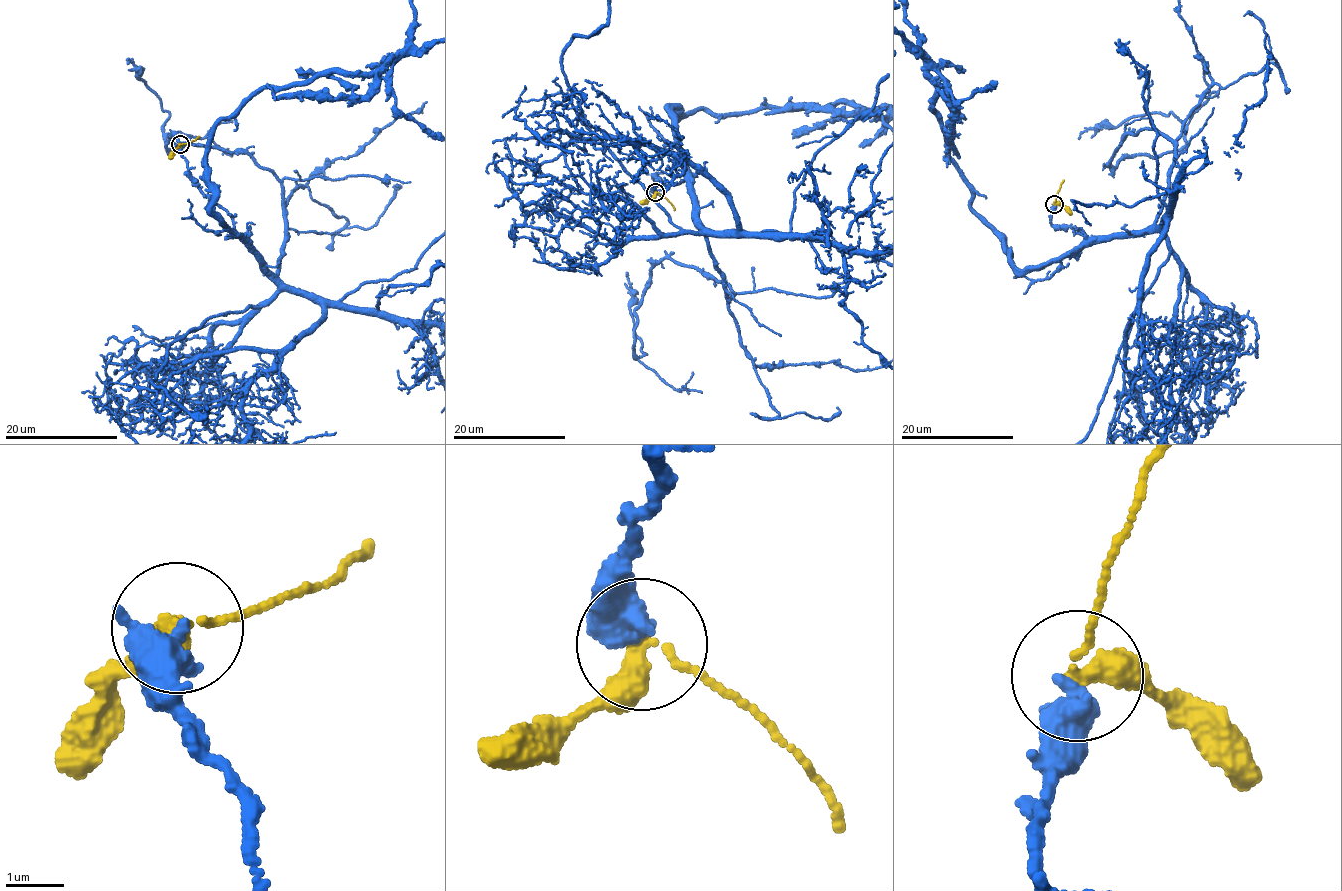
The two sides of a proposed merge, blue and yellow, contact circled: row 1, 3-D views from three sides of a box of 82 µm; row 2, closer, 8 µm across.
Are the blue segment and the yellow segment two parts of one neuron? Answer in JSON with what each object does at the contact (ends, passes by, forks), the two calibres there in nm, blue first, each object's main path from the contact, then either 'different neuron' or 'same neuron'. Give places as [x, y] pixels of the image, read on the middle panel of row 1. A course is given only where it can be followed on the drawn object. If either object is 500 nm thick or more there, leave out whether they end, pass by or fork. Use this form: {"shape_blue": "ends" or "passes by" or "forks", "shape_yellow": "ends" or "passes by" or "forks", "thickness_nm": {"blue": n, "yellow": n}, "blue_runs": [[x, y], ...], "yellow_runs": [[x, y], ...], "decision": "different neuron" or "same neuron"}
{"thickness_nm": {"blue": 650, "yellow": 340}, "blue_runs": [[655, 192], [655, 174], [686, 180], [702, 231], [587, 125], [561, 57]], "yellow_runs": [[655, 192], [664, 196], [675, 210]], "decision": "different neuron"}

